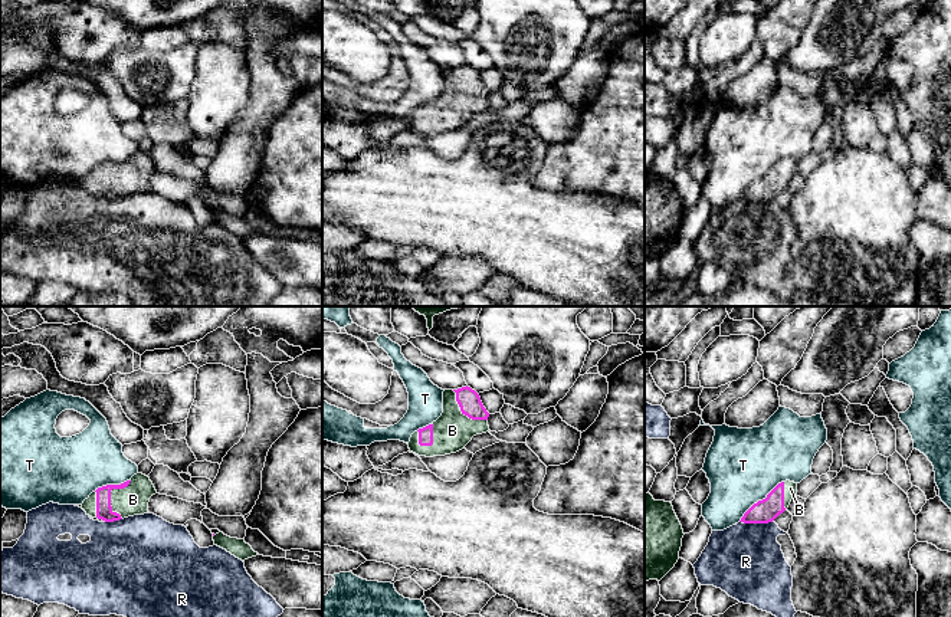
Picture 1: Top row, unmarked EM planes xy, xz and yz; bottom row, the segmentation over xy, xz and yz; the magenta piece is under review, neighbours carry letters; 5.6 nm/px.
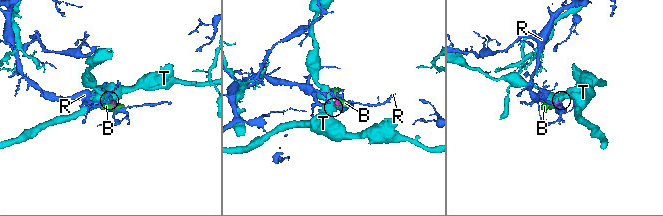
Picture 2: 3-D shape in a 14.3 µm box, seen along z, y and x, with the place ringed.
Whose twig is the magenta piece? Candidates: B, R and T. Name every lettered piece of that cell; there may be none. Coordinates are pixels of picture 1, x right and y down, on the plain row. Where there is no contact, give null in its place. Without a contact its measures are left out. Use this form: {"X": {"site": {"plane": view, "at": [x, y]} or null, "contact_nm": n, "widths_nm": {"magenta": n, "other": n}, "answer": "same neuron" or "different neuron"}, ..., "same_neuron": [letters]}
{"B": {"site": {"plane": "xy", "at": [110, 173]}, "contact_nm": 220, "widths_nm": {"magenta": 100, "other": 160}, "answer": "same neuron"}, "R": {"site": {"plane": "yz", "at": [758, 200]}, "contact_nm": 170, "widths_nm": {"magenta": 130, "other": 420}, "answer": "different neuron"}, "T": {"site": {"plane": "yz", "at": [760, 179]}, "contact_nm": 340, "widths_nm": {"magenta": 130, "other": 420}, "answer": "different neuron"}, "same_neuron": ["B"]}

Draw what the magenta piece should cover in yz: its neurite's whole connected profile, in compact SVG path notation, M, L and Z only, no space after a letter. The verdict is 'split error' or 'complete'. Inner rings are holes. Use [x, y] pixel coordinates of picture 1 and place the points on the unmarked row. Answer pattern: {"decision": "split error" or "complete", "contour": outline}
{"decision": "split error", "contour": "M786 158L778 161L765 177L754 181L741 196L744 201L768 201L787 188L797 173L797 161Z"}

